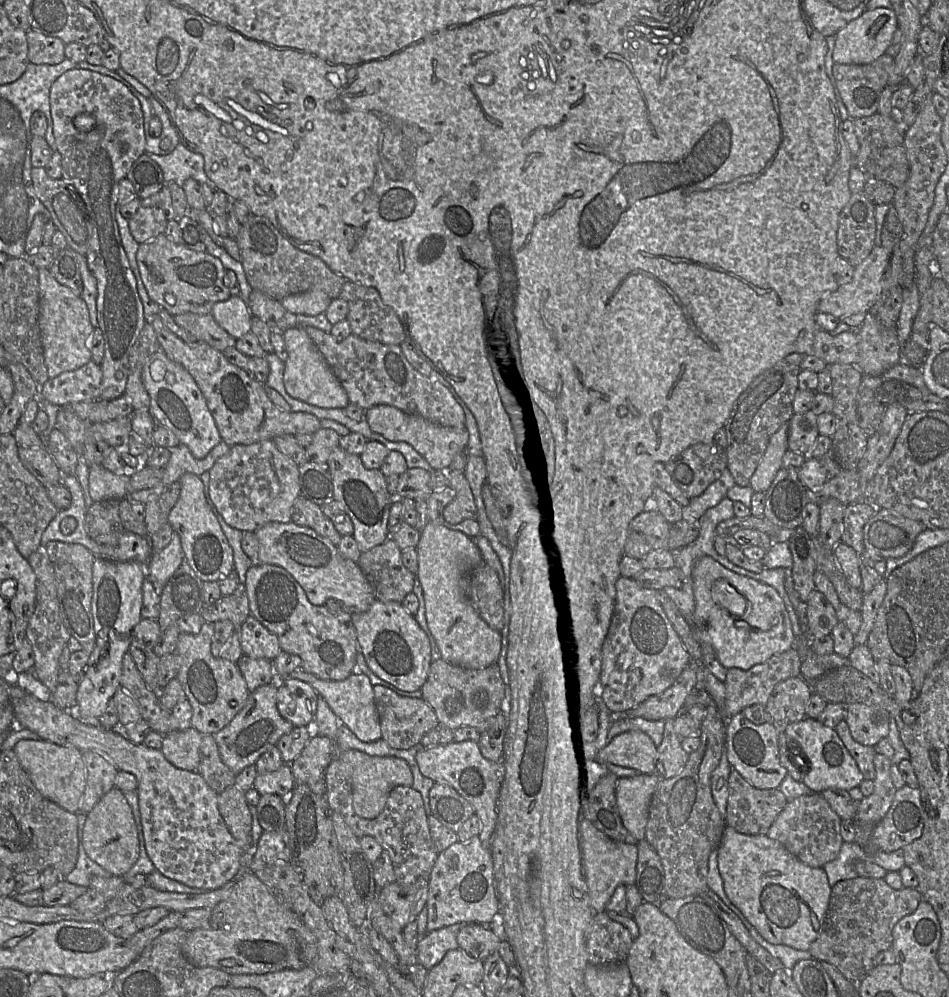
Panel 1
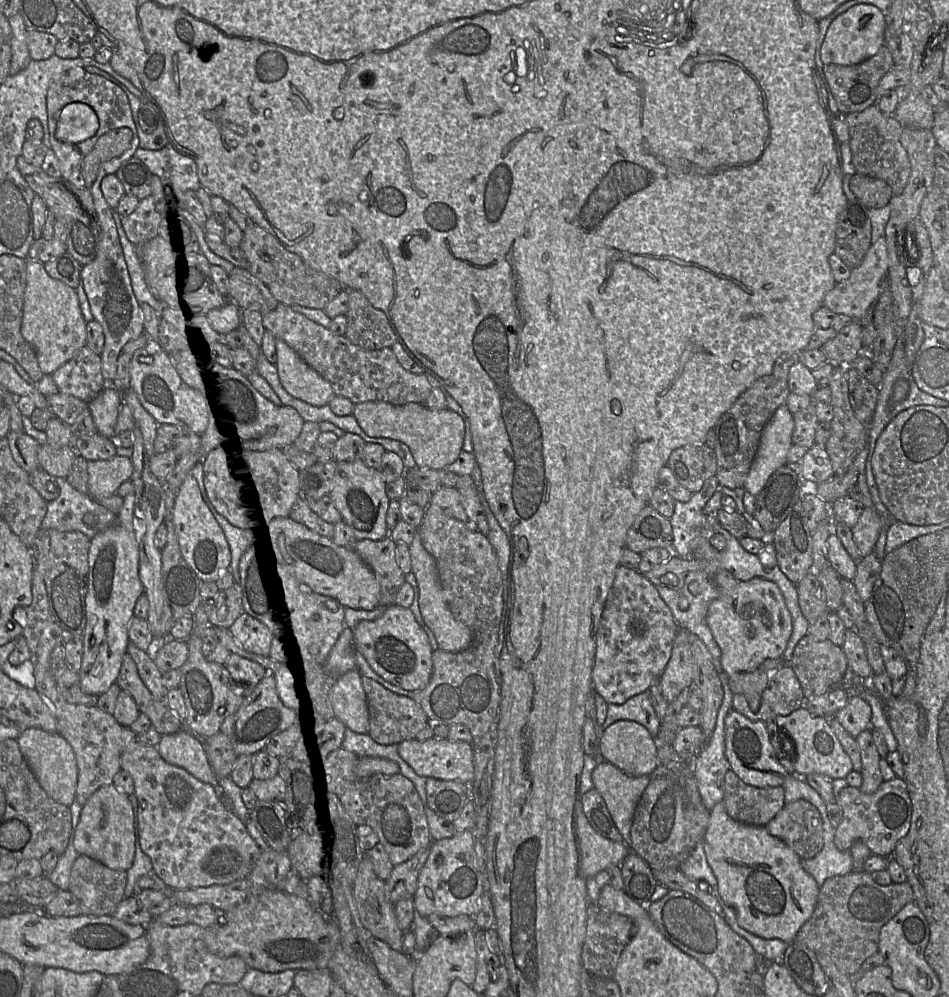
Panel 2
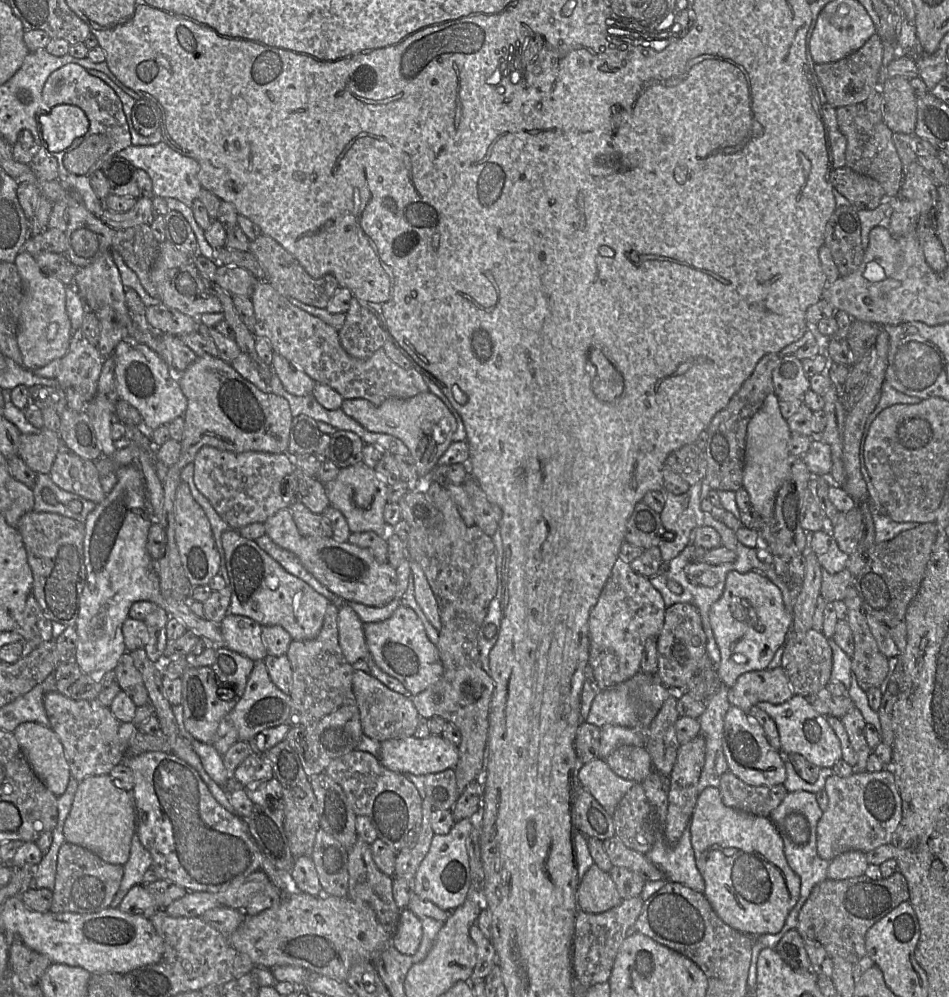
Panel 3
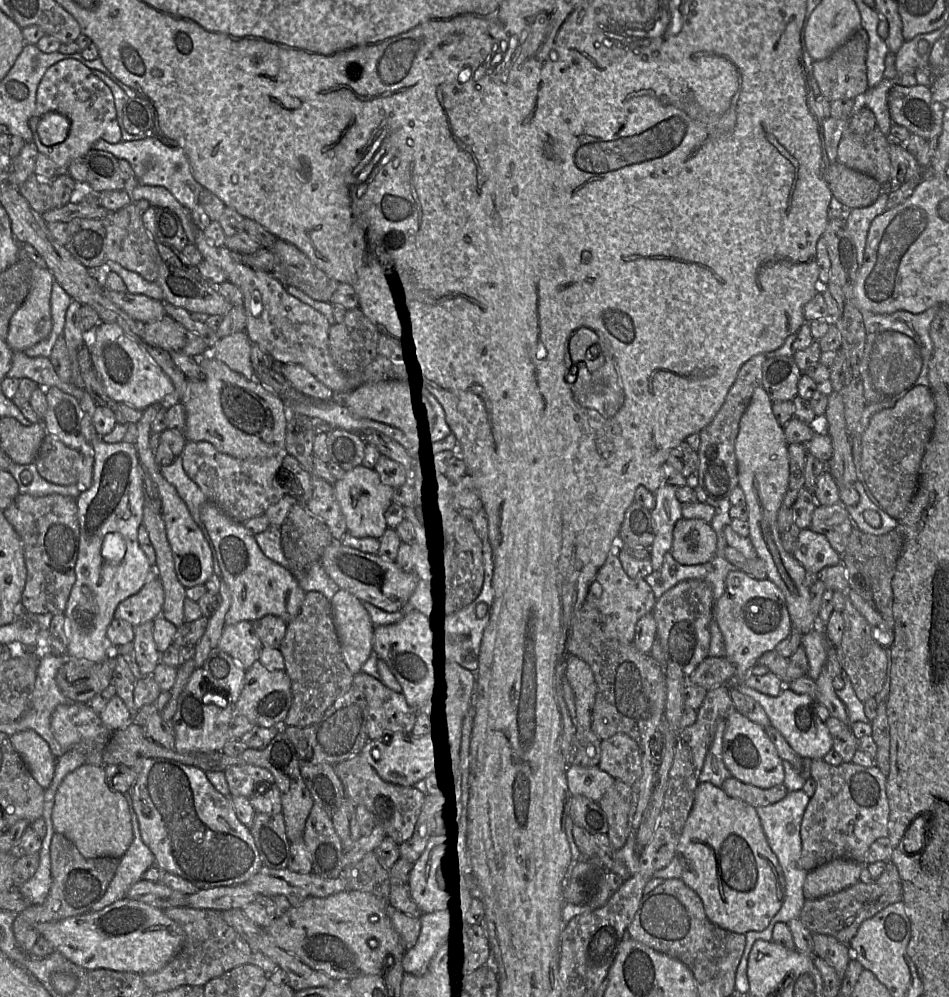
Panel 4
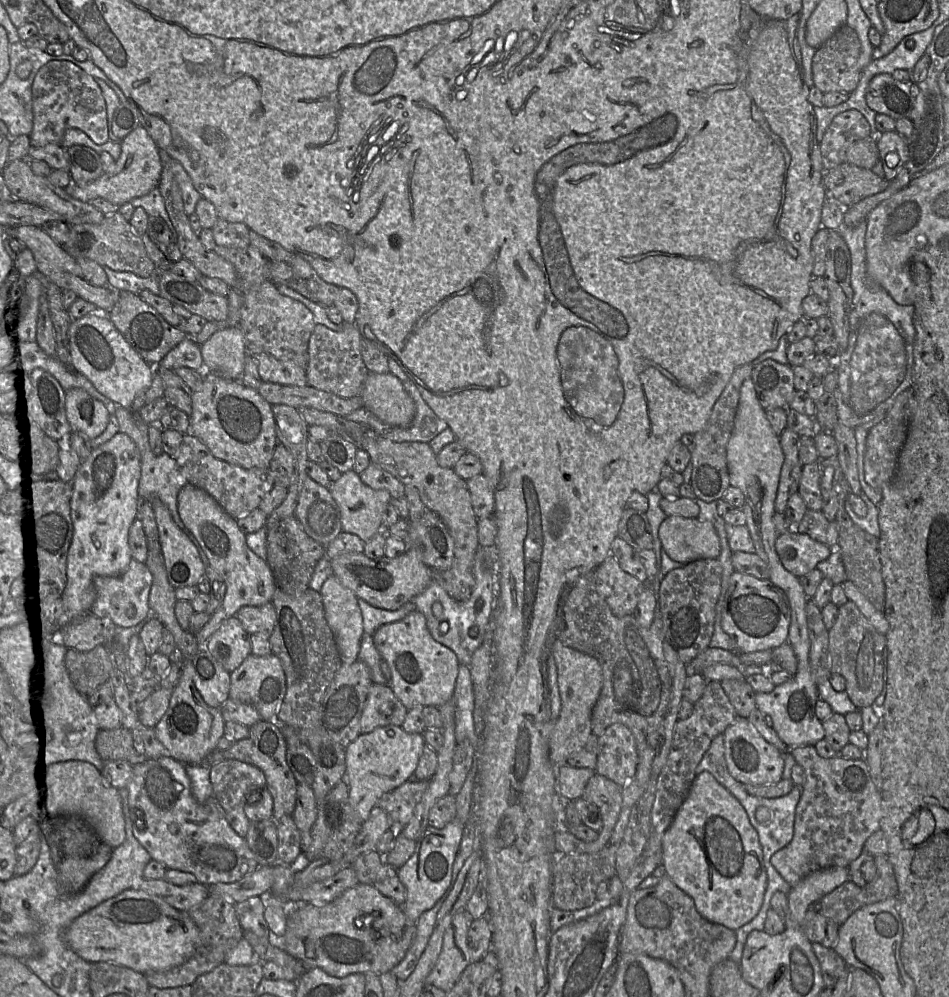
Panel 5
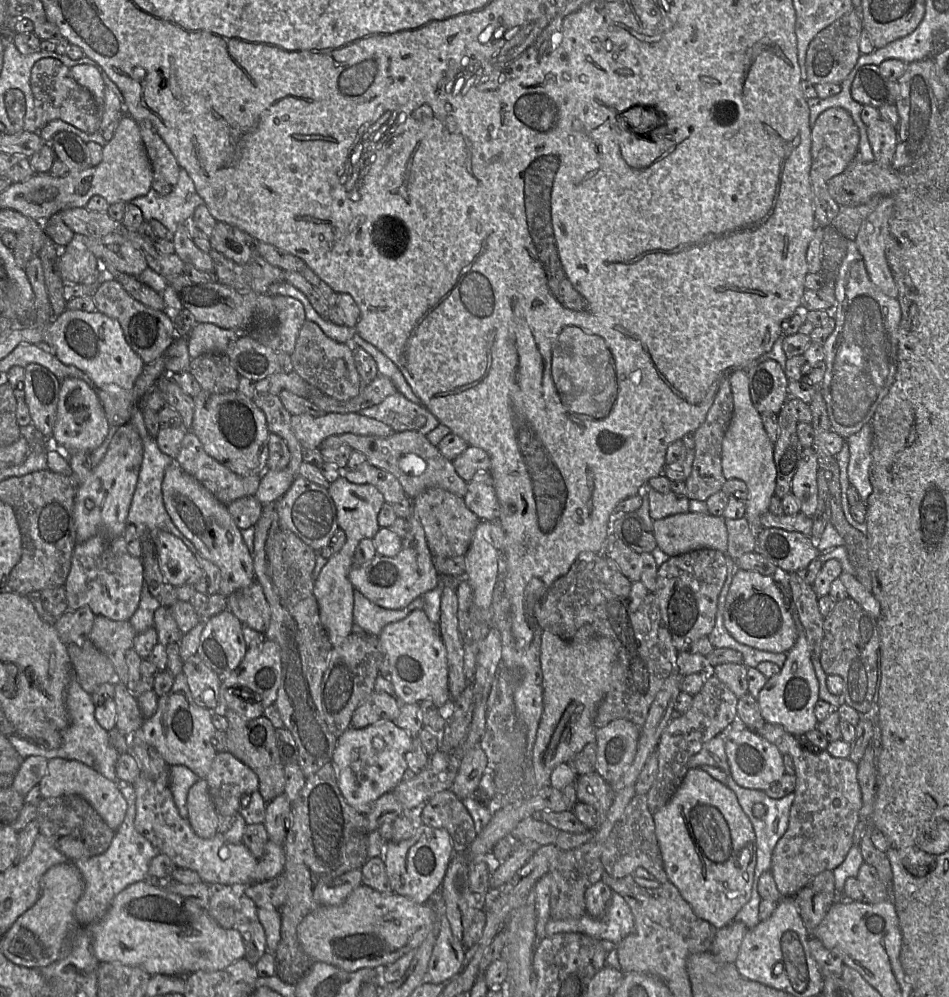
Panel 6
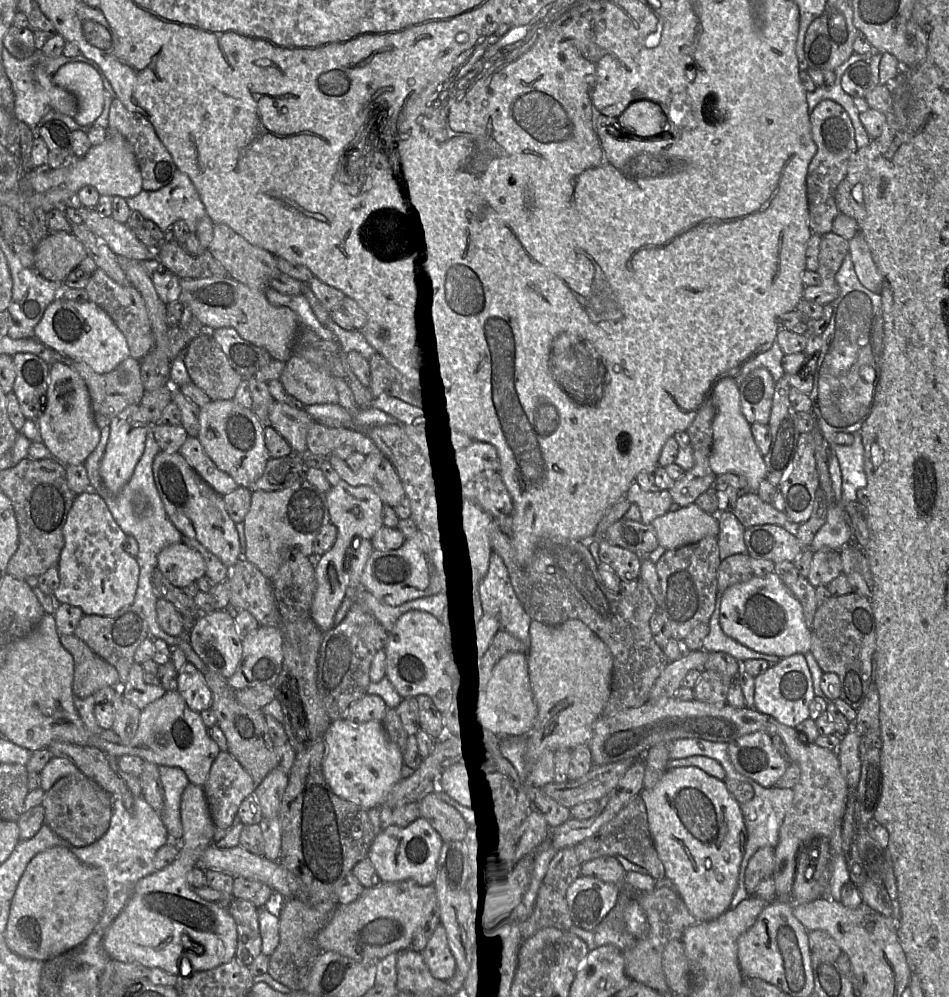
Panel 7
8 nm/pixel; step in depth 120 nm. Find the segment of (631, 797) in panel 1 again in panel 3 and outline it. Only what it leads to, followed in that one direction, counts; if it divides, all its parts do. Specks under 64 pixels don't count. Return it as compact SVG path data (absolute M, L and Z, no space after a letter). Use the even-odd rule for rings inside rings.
M597 758L585 763L577 777L587 790L611 816L625 794L636 784L616 775L605 760Z

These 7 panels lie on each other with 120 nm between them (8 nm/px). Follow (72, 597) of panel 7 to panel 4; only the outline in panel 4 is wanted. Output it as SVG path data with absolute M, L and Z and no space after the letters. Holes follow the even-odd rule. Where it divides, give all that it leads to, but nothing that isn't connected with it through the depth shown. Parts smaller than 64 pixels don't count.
M155 570L140 591L123 600L116 608L115 619L129 622L133 627L153 621L161 615L164 590Z

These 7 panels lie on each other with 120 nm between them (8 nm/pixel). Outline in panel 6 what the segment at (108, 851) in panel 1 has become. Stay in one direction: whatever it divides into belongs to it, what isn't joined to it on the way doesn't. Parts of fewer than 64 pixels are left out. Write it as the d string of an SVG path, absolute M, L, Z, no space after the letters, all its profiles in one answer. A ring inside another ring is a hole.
M54 758L48 760L47 771L41 779L40 792L43 798L74 794L84 798L97 811L105 823L115 832L125 819L127 802L123 797L119 783L112 782L79 761Z

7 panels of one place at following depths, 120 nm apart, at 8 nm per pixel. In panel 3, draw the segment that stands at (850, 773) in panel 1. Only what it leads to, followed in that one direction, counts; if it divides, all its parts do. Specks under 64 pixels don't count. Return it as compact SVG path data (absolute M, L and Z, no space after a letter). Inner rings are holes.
M793 695L779 705L759 702L757 707L766 712L775 722L781 743L780 753L783 756L799 754L820 768L833 768L835 763L842 759L839 739L829 726L826 717L818 714L805 697Z

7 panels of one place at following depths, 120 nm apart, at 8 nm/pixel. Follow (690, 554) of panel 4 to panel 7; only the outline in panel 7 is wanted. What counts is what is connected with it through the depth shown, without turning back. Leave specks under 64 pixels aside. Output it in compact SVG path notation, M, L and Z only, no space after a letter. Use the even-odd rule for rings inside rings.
M695 504L669 511L655 518L651 525L659 545L666 550L696 543L708 536L718 537L719 534L717 515L708 514Z

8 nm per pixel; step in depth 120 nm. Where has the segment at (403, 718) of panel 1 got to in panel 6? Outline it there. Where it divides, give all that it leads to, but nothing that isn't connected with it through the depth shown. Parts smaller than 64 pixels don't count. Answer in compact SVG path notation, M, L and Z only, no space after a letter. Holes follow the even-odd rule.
M373 691L354 711L353 728L364 728L385 720L394 721L400 712L401 703L384 691Z

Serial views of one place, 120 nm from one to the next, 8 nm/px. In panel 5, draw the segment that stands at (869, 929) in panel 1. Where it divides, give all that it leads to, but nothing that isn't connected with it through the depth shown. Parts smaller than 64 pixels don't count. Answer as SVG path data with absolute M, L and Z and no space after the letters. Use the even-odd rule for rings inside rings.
M877 855L870 857L876 866L876 876L874 879L865 884L864 887L858 887L851 881L847 881L837 887L832 892L822 897L815 907L818 912L829 920L832 920L837 926L841 926L856 911L866 906L884 901L889 898L896 898L898 894L898 886L893 866L889 862L887 855Z

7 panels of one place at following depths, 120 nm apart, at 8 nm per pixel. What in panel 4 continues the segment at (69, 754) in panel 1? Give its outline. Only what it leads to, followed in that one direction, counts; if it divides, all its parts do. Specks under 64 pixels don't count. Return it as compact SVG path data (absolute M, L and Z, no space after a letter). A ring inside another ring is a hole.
M24 730L10 736L11 743L21 755L33 778L47 789L55 773L57 758L49 744L34 730Z

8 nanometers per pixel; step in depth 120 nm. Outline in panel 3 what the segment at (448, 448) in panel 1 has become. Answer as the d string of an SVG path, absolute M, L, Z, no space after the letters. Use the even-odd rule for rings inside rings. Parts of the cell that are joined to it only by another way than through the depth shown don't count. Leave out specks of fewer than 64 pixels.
M431 391L406 399L389 398L380 405L367 399L344 399L341 409L371 432L390 434L399 438L409 449L419 477L426 481L440 457L454 441L457 421L446 405Z

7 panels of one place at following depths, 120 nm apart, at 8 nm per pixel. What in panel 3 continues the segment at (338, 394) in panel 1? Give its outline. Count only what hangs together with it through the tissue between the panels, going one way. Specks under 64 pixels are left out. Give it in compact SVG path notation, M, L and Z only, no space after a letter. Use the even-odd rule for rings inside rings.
M273 352L271 367L289 393L297 396L312 394L316 382L277 352Z

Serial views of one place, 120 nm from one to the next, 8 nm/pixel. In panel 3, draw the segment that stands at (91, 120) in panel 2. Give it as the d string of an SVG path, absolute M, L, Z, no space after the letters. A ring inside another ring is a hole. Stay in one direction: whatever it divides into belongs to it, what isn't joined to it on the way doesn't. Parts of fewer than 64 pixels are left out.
M61 104L48 113L39 115L41 145L52 153L70 147L89 129L89 120L85 112L75 105Z

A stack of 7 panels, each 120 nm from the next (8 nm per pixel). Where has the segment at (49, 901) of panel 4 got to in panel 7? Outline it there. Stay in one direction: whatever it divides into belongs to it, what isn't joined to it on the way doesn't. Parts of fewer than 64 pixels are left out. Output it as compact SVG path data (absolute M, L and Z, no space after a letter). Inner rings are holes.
M72 775L60 778L45 792L42 806L45 824L75 847L89 846L102 838L109 829L113 797L93 780Z

